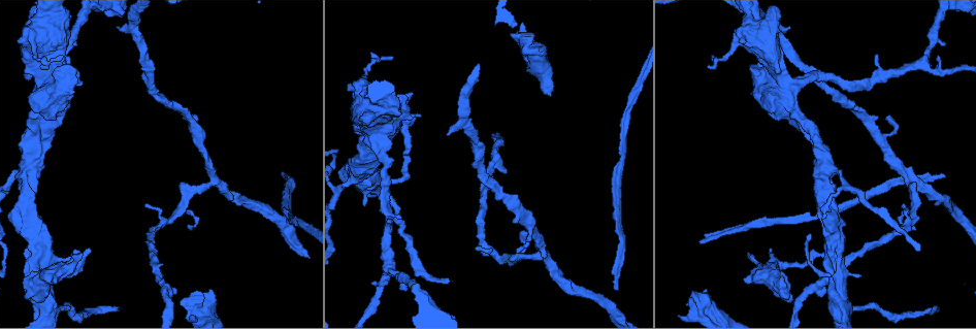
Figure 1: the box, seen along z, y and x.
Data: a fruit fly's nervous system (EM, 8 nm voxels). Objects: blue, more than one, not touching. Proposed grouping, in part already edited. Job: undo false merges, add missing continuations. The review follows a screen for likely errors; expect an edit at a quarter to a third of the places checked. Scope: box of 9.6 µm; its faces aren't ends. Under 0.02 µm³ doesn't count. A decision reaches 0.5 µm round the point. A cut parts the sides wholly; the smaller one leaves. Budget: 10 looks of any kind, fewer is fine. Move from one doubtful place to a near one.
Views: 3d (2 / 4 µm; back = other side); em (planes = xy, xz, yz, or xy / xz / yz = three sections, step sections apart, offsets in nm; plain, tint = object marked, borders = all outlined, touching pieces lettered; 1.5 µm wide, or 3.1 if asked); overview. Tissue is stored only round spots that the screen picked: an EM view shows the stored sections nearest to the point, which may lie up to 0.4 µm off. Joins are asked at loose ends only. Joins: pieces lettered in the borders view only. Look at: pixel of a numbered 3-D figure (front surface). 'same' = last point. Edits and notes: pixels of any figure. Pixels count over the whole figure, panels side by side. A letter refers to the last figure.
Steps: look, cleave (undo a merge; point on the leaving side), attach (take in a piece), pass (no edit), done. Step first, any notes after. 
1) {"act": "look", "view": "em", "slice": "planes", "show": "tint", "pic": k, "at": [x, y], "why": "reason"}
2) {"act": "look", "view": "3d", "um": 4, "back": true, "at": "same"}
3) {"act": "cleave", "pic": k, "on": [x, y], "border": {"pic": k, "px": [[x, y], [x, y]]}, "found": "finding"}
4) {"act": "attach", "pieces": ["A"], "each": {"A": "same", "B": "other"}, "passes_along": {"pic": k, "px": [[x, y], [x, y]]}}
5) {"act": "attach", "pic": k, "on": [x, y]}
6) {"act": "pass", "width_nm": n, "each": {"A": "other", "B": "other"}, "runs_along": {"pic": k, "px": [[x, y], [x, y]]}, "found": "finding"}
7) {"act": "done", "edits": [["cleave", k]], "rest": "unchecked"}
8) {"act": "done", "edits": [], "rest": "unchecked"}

{"act": "look", "view": "3d", "um": 2, "pic": 1, "at": [616, 288], "why": "end of a long branch"}

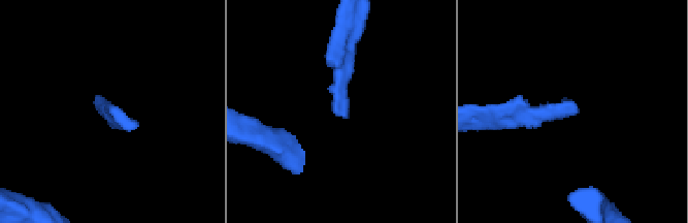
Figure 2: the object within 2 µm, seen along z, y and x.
{"act": "look", "view": "em", "slice": "planes", "show": "borders", "pic": 2, "at": [349, 118], "why": "shape alone is not enough"}

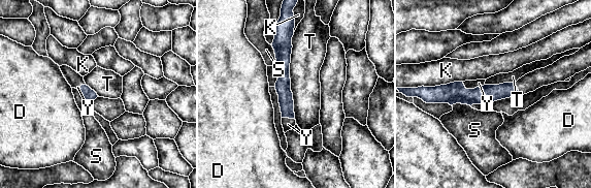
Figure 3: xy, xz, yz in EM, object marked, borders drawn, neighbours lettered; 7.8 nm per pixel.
{"act": "attach", "pieces": ["Y"], "each": {"D": "other", "K": "other", "S": "other", "T": "other", "Y": "same"}, "found": "it goes on there"}

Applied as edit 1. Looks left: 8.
{"act": "look", "view": "overview", "why": "see it whole again"}

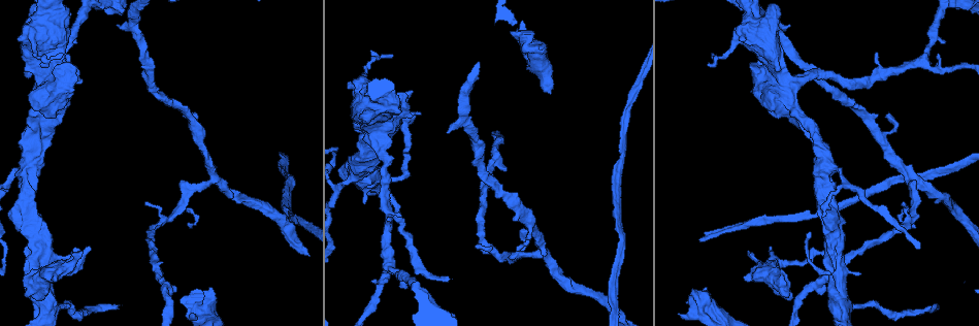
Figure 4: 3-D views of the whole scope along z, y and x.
{"act": "look", "view": "em", "slice": "planes", "show": "borders", "pic": 4, "at": [902, 203], "why": "tapers out"}

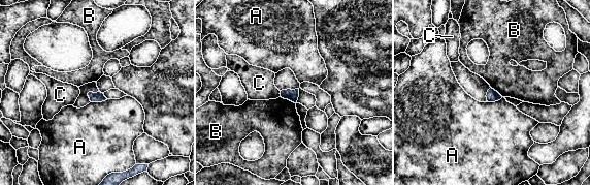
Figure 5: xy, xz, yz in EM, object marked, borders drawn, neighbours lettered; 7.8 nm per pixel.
{"act": "pass", "width_nm": 80, "each": {"A": "other", "B": "other", "C": "other"}, "border": {"pic": 5, "px": [[107, 99], [91, 102]]}, "found": "none of them fits"}

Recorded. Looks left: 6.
{"act": "look", "view": "3d", "um": 2, "pic": 4, "at": [691, 292], "why": "free end"}

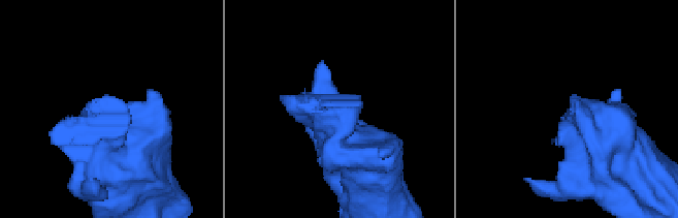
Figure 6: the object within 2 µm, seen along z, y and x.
{"act": "look", "view": "em", "slice": "planes", "show": "tint", "pic": 6, "at": [571, 97], "why": "now the EM"}

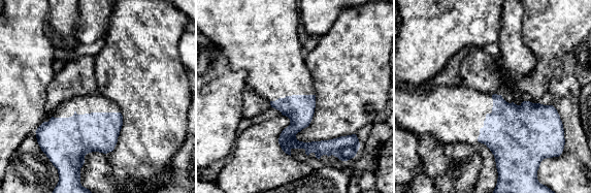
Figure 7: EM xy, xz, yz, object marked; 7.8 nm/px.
{"act": "look", "view": "em", "slice": "planes", "show": "borders", "at": "same", "why": "see the neighbours"}

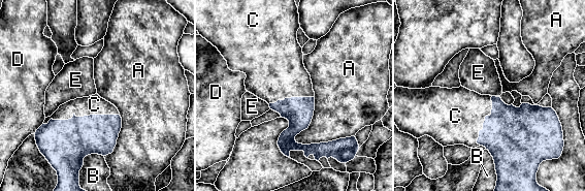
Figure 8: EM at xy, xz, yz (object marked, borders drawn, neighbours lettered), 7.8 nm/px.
{"act": "attach", "pieces": ["C"], "each": {"A": "other", "B": "other", "C": "same", "D": "other", "E": "other"}, "found": "the neuron continues"}

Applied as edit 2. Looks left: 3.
{"act": "look", "view": "overview"}

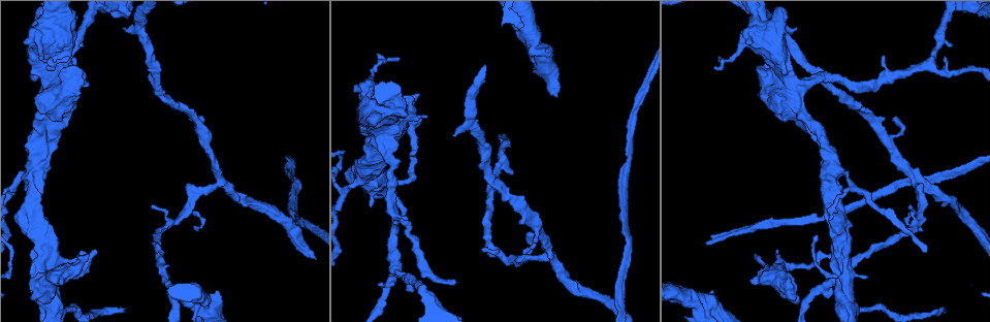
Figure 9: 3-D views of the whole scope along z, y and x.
{"act": "look", "view": "em", "slice": "xz", "step": 4, "show": "tint", "pic": 9, "at": [453, 284], "why": "end of a long branch"}

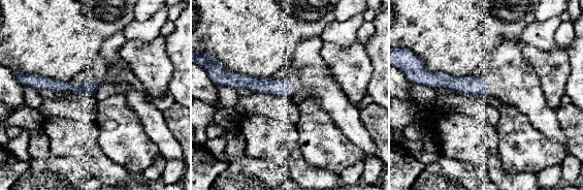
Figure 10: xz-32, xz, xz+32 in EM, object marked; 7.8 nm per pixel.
{"act": "look", "view": "em", "slice": "planes", "show": "borders", "at": "same", "why": "another direction"}

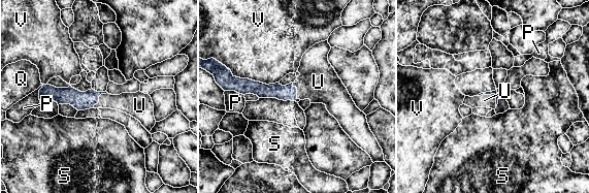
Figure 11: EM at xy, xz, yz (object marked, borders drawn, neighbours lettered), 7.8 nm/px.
{"act": "attach", "pieces": ["U"], "each": {"P": "other", "Q": "other", "S": "other", "U": "same", "V": "other"}, "found": "it goes on there"}

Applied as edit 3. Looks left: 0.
{"act": "done", "edits": [["attach", 3], ["attach", 8], ["attach", 11]], "rest": "unchecked"}

